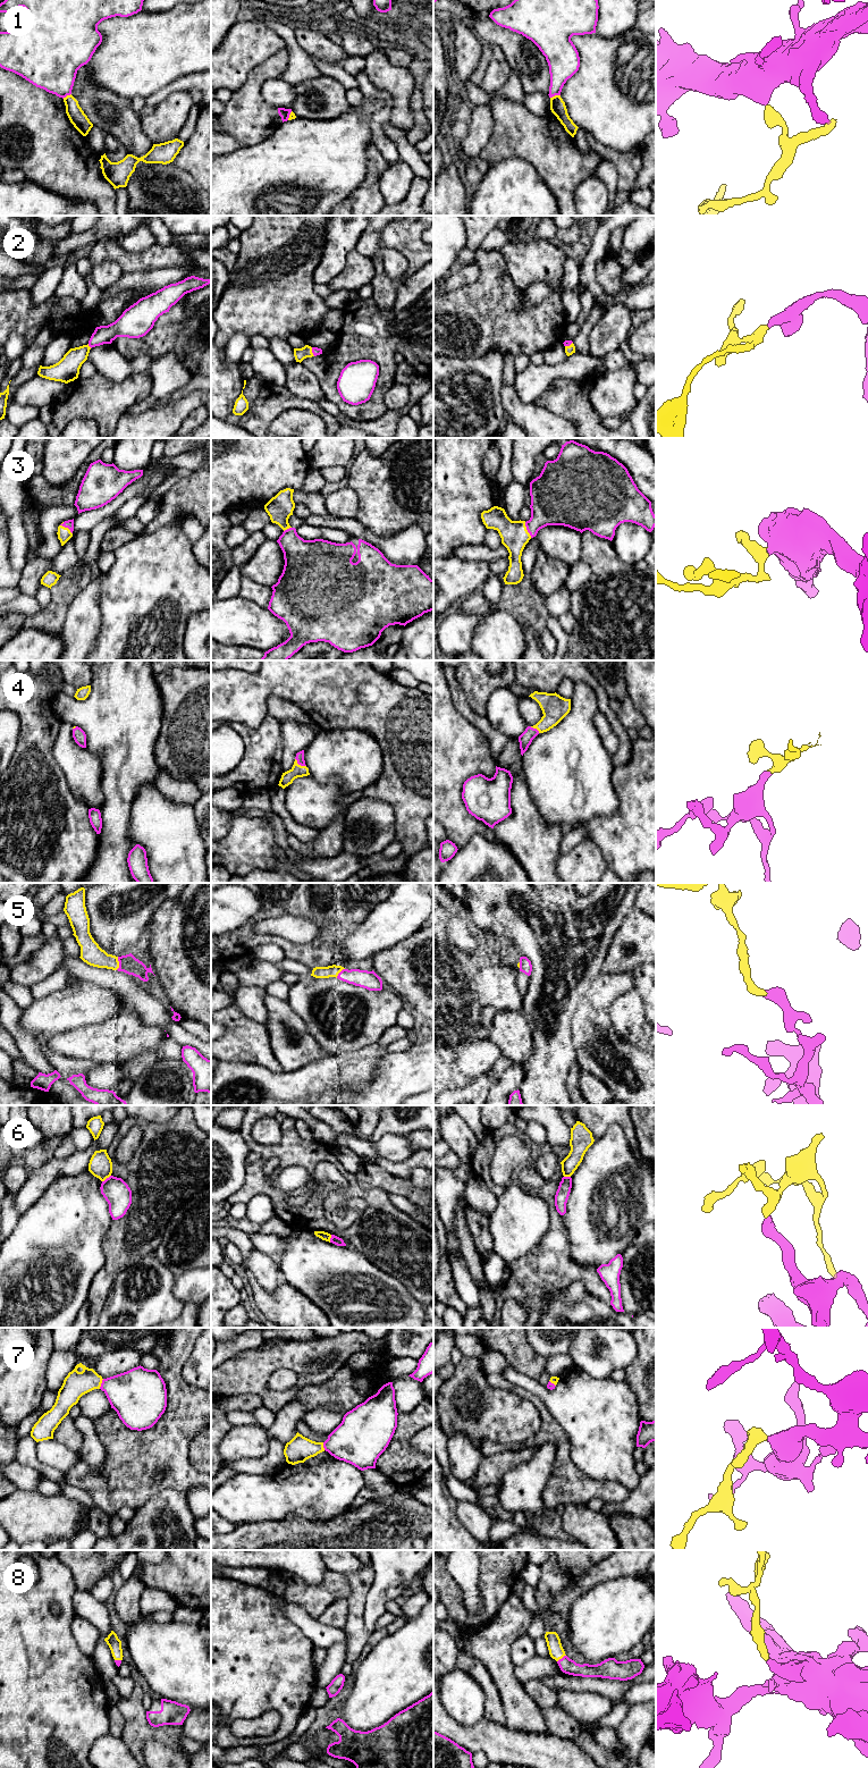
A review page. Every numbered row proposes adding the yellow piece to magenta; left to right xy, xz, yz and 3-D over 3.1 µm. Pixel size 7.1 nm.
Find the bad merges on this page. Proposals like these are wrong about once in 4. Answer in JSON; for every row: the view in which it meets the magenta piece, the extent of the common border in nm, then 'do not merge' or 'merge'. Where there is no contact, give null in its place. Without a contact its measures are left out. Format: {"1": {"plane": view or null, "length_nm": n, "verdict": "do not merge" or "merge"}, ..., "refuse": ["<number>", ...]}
{"1": {"plane": "yz", "length_nm": 80, "verdict": "do not merge"}, "2": {"plane": "xy", "length_nm": 40, "verdict": "merge"}, "3": {"plane": "xy", "length_nm": 110, "verdict": "merge"}, "4": {"plane": "xz", "length_nm": 100, "verdict": "merge"}, "5": {"plane": "xy", "length_nm": 100, "verdict": "merge"}, "6": {"plane": "xy", "length_nm": 80, "verdict": "do not merge"}, "7": {"plane": "xy", "length_nm": 80, "verdict": "merge"}, "8": {"plane": "yz", "length_nm": 80, "verdict": "merge"}, "refuse": ["1", "6"]}

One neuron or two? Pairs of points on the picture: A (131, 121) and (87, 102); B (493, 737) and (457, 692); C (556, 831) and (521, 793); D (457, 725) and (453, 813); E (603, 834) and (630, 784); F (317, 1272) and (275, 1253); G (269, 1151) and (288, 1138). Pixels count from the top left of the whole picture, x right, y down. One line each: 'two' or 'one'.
A: one
B: one
C: one
D: one
E: one
F: two
G: one

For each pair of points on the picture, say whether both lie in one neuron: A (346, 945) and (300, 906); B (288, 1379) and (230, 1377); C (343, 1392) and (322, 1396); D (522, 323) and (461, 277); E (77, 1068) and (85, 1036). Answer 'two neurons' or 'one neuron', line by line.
A: two neurons
B: two neurons
C: one neuron
D: two neurons
E: two neurons

